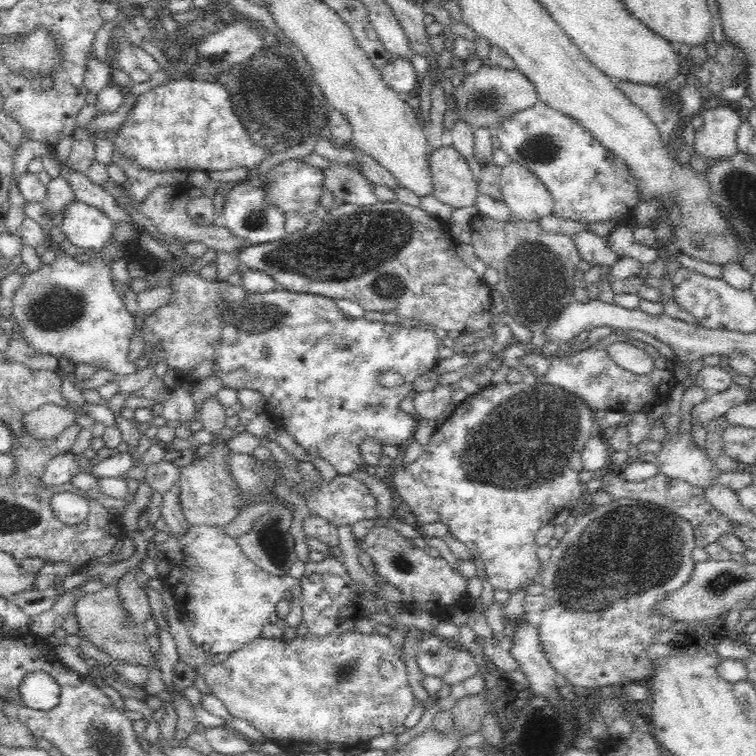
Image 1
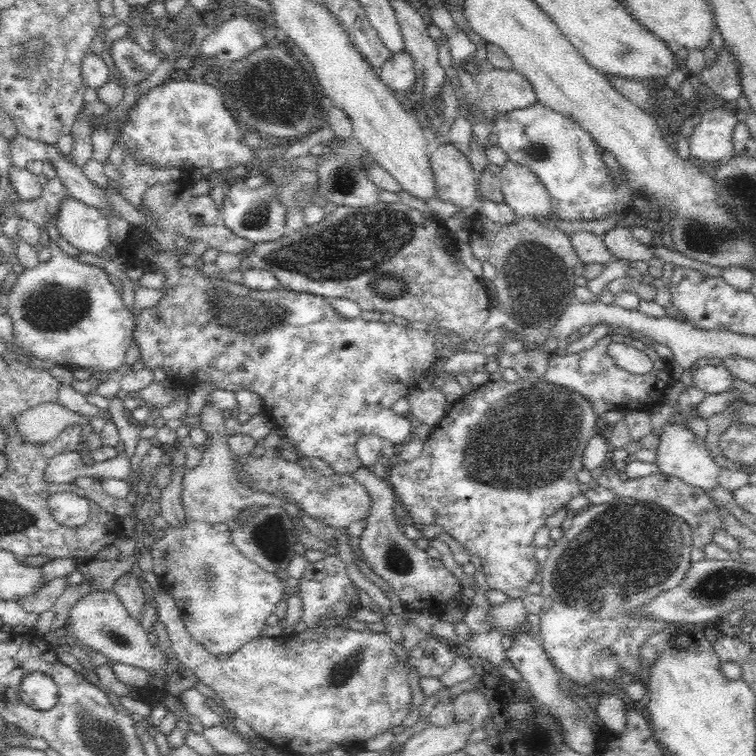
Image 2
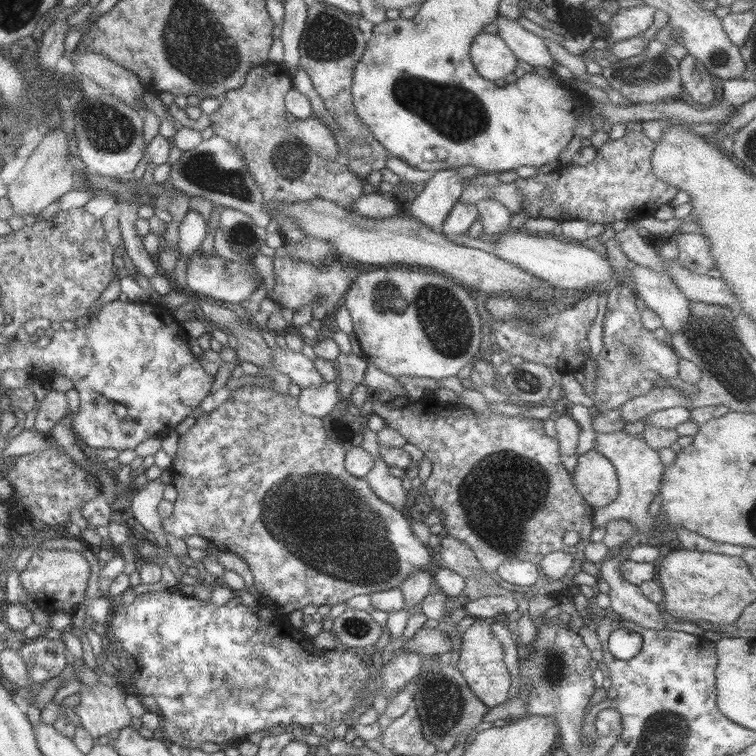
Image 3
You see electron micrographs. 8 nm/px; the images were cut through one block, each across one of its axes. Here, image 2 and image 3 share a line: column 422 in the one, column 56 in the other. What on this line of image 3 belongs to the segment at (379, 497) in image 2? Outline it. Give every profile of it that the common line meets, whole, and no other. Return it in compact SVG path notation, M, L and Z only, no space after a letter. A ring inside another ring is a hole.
M44 544L37 548L29 559L25 569L19 573L20 587L32 597L47 597L57 611L65 611L79 605L84 598L87 578L89 578L89 563L79 552L69 550L54 550Z

